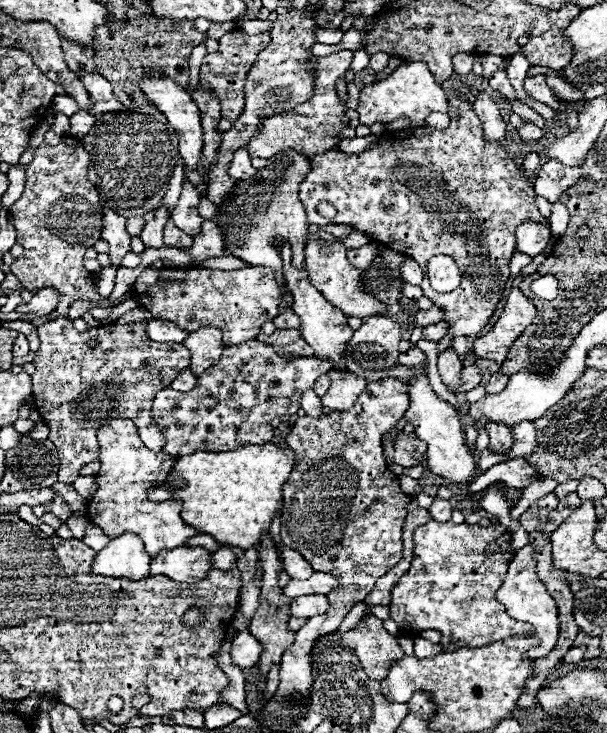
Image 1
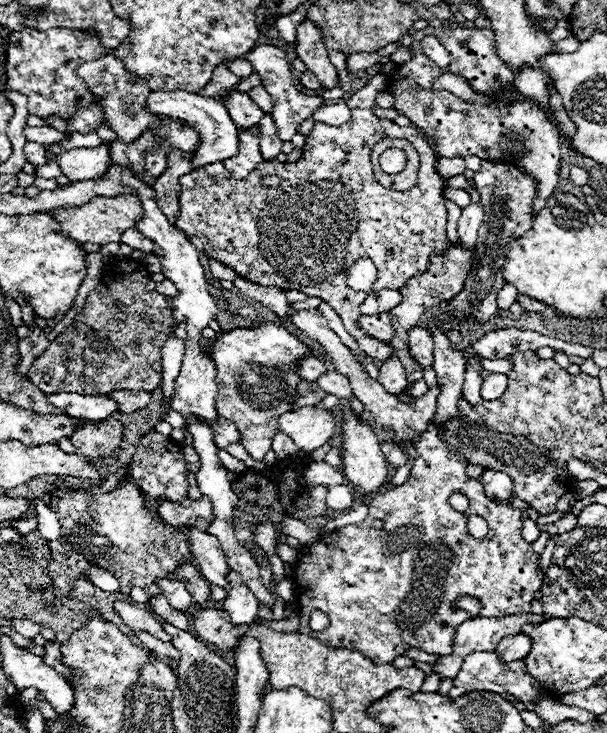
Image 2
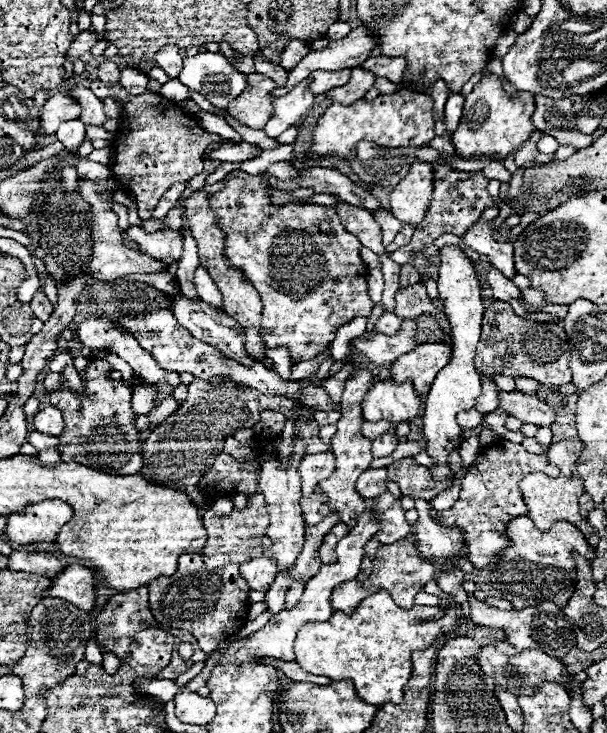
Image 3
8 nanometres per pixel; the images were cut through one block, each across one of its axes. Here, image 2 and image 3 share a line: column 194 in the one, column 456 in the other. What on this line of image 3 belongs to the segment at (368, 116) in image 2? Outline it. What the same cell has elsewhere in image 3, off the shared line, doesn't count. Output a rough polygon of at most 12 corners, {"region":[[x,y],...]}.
{"region":[[432,164],[434,198],[412,242],[392,252],[410,264],[442,234],[464,236],[498,206],[482,172]]}

